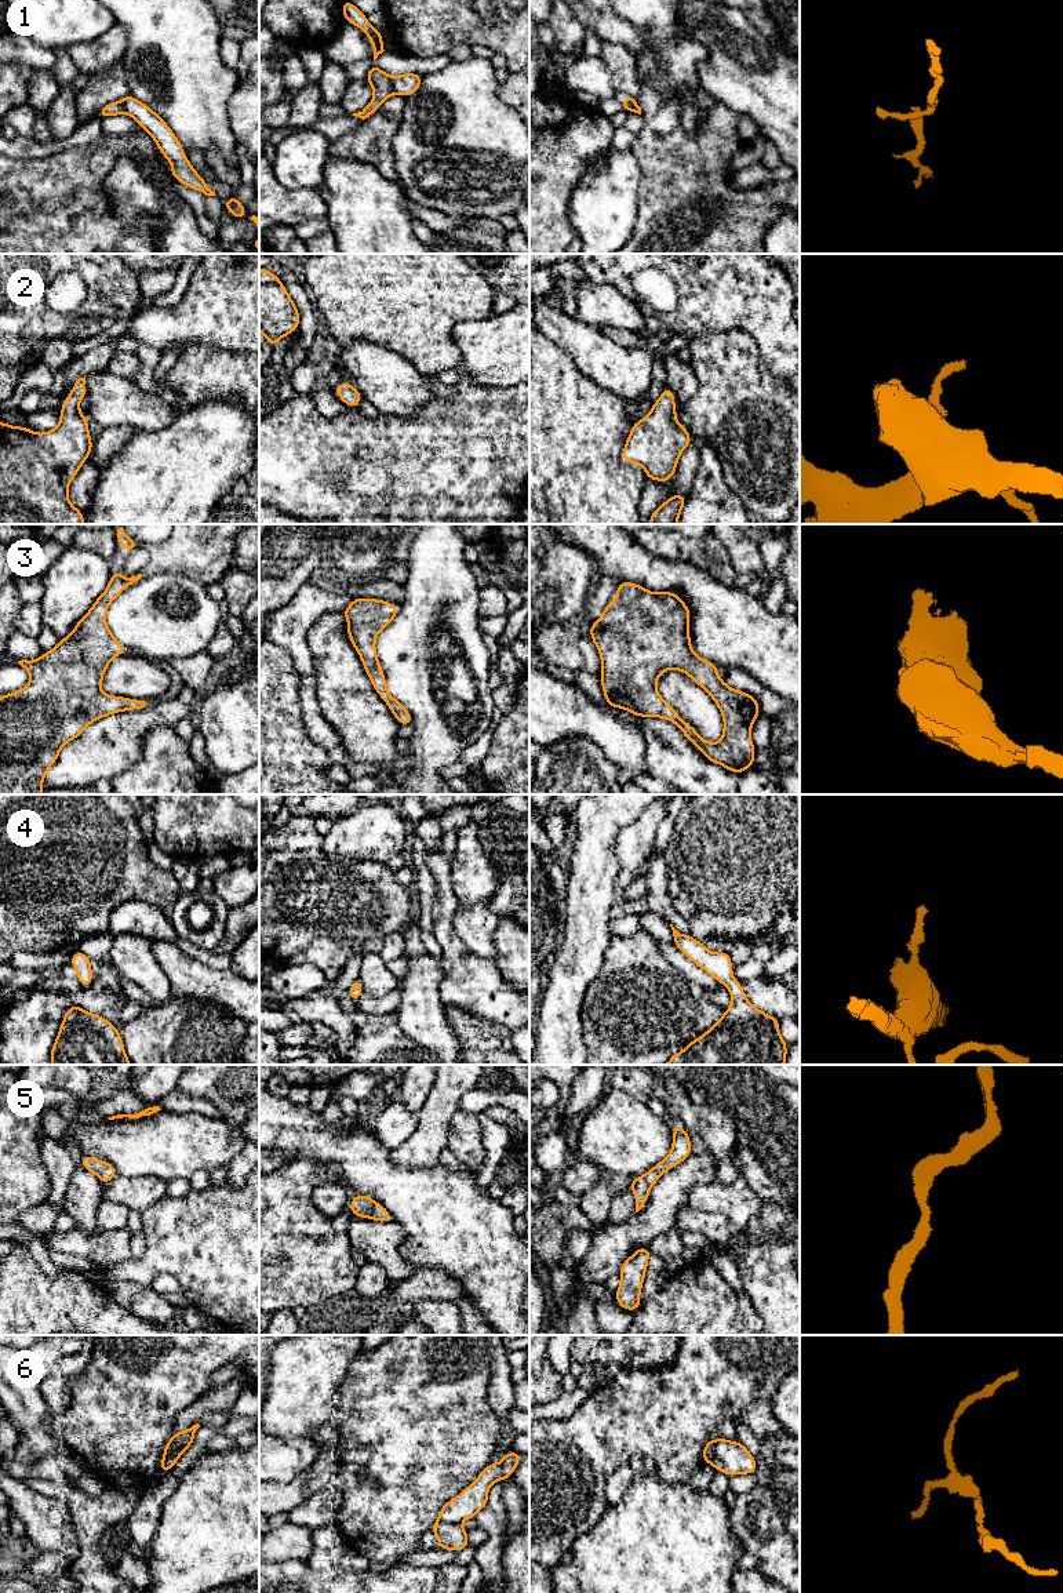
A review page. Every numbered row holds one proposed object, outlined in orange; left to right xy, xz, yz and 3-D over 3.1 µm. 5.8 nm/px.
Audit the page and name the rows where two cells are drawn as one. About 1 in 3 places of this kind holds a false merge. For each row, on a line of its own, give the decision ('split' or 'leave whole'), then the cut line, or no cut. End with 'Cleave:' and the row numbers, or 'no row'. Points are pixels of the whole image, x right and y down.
1: split | xz (390, 79), (396, 93)
2: leave whole | no cut
3: leave whole | no cut
4: leave whole | no cut
5: leave whole | no cut
6: split | xz (439, 1519), (459, 1524)
Cleave: 1, 6

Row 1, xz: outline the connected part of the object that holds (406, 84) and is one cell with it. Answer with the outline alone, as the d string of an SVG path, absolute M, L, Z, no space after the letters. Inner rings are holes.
M405 73L392 79L394 92L404 98L418 92L423 74Z

